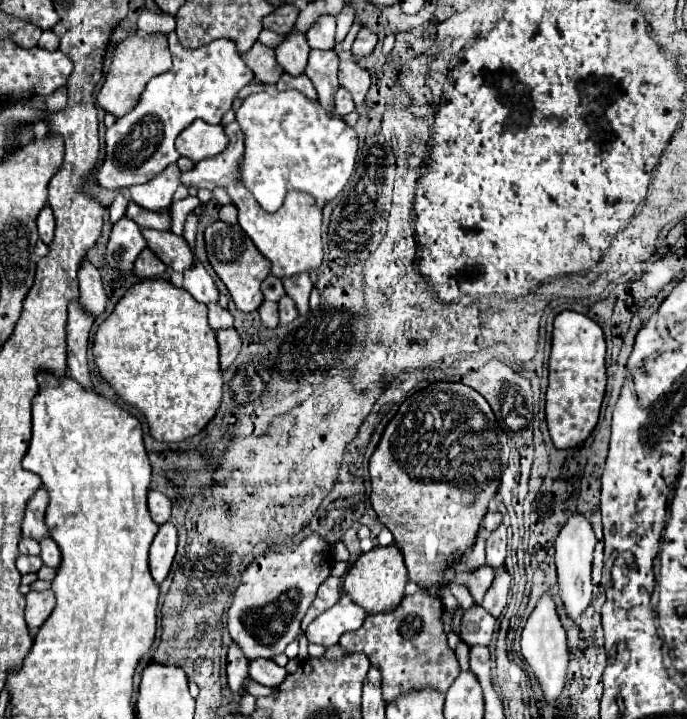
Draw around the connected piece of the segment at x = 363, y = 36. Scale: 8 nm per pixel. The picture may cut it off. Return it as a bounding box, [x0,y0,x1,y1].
[351,26,377,56]

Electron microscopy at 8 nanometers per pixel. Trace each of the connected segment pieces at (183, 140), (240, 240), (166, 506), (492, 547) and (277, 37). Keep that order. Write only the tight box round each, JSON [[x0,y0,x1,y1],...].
[[175,120,227,162],[205,222,271,312],[149,490,171,524],[487,524,507,568],[257,30,283,48]]

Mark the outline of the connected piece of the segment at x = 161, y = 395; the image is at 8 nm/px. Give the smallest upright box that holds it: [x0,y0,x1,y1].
[93,278,221,442]

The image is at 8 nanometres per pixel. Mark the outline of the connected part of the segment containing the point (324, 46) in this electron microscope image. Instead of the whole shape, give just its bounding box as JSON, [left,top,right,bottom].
[307,14,335,50]

